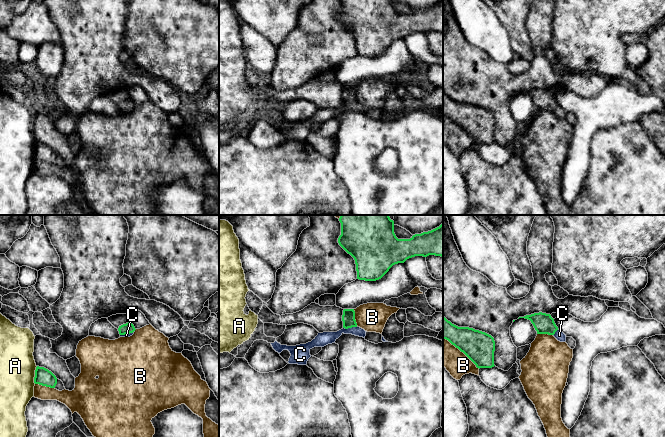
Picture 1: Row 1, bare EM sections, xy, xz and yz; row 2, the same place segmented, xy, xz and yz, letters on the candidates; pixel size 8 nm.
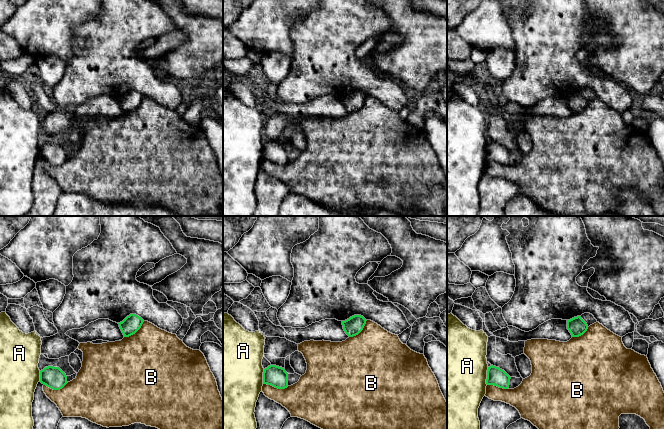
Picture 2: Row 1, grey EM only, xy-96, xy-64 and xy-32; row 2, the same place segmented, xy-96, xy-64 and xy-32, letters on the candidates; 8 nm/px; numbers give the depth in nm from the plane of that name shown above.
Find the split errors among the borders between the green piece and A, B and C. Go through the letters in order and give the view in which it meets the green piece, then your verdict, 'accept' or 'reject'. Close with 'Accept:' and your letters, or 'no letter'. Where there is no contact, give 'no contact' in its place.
A: meets green in xy; reject
B: meets green in yz; reject
C: meets green in xz; reject
Accept: no letter

